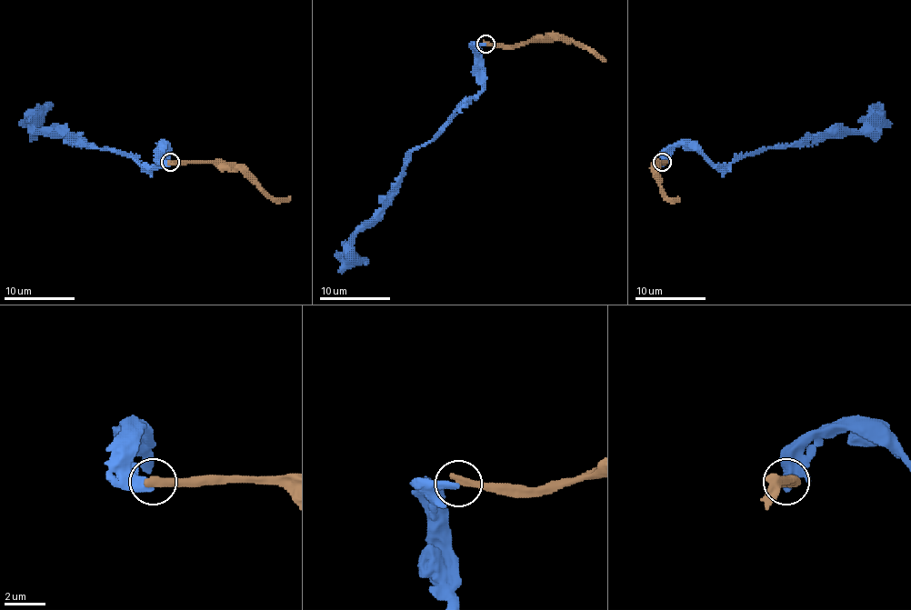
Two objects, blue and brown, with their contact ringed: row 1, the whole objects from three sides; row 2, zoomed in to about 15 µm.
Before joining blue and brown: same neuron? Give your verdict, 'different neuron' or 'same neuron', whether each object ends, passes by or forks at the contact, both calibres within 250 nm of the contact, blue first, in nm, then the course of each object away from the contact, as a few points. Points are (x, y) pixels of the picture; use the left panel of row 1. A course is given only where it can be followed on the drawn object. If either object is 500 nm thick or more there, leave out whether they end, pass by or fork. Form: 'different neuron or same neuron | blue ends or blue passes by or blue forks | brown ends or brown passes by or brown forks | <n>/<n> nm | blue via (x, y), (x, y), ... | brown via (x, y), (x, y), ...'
different neuron | blue ends | brown ends | 440/440 nm | blue via (170, 163), (163, 161), (165, 144), (166, 159), (143, 166), (83, 139), (40, 133), (35, 118), (53, 104) | brown via (170, 163), (240, 166), (274, 198), (290, 200)

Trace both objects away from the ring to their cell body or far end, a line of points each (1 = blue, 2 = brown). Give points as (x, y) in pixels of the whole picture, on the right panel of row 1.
1: (664, 163), (681, 144), (695, 146), (715, 166), (727, 166), (771, 148), (837, 137), (862, 127), (879, 104)
2: (662, 163), (658, 166), (660, 189), (668, 198), (679, 200)

